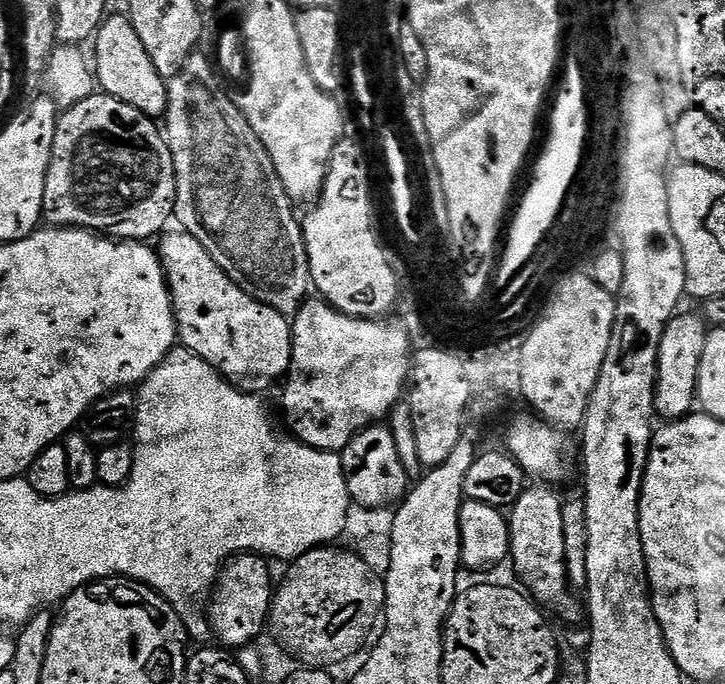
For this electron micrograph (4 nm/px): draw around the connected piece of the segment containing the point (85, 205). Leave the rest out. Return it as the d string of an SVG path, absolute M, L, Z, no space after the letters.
M94 94L90 98L78 102L73 108L63 109L56 122L52 157L46 174L43 219L49 225L57 228L86 228L89 232L103 234L105 237L114 240L148 242L153 239L151 236L157 235L156 237L159 237L169 227L169 225L167 226L168 220L170 224L176 210L176 171L174 170L172 152L168 149L168 141L162 135L161 125L159 128L156 124L159 123L153 117L142 114L142 110L134 110L134 106L126 106L126 102L107 94Z

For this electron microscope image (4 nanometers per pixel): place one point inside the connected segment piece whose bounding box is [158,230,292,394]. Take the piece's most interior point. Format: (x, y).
(250, 344)

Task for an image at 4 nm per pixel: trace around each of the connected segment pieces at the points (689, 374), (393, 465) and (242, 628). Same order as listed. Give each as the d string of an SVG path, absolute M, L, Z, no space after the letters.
M673 316L662 334L660 357L656 363L656 412L664 415L663 419L668 422L689 415L697 403L698 366L702 362L702 350L708 341L709 329L705 321L696 316Z
M369 426L356 433L343 450L348 495L361 508L392 508L408 494L409 469L405 468L392 437L391 427Z
M241 554L225 563L219 580L216 581L214 595L210 600L210 623L215 635L220 635L219 643L232 650L251 645L260 631L265 631L272 611L274 580L268 573L267 559L256 554Z

